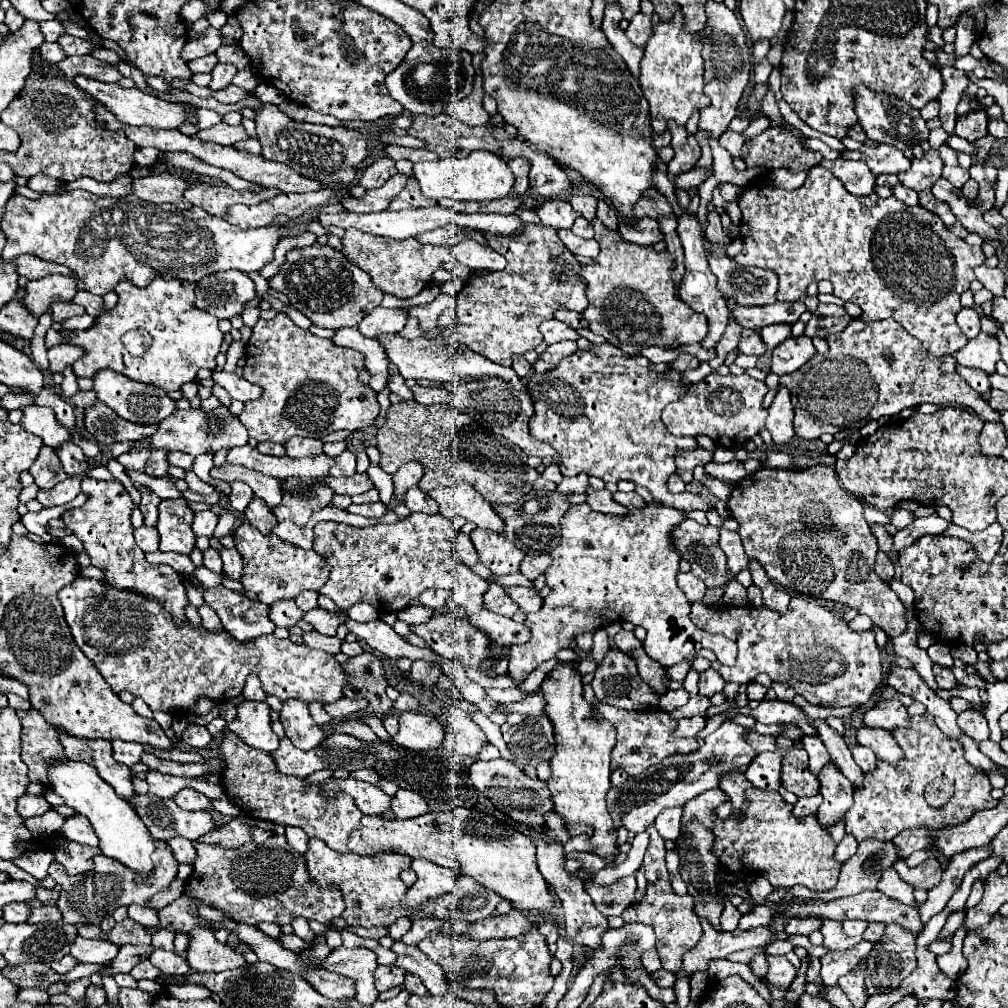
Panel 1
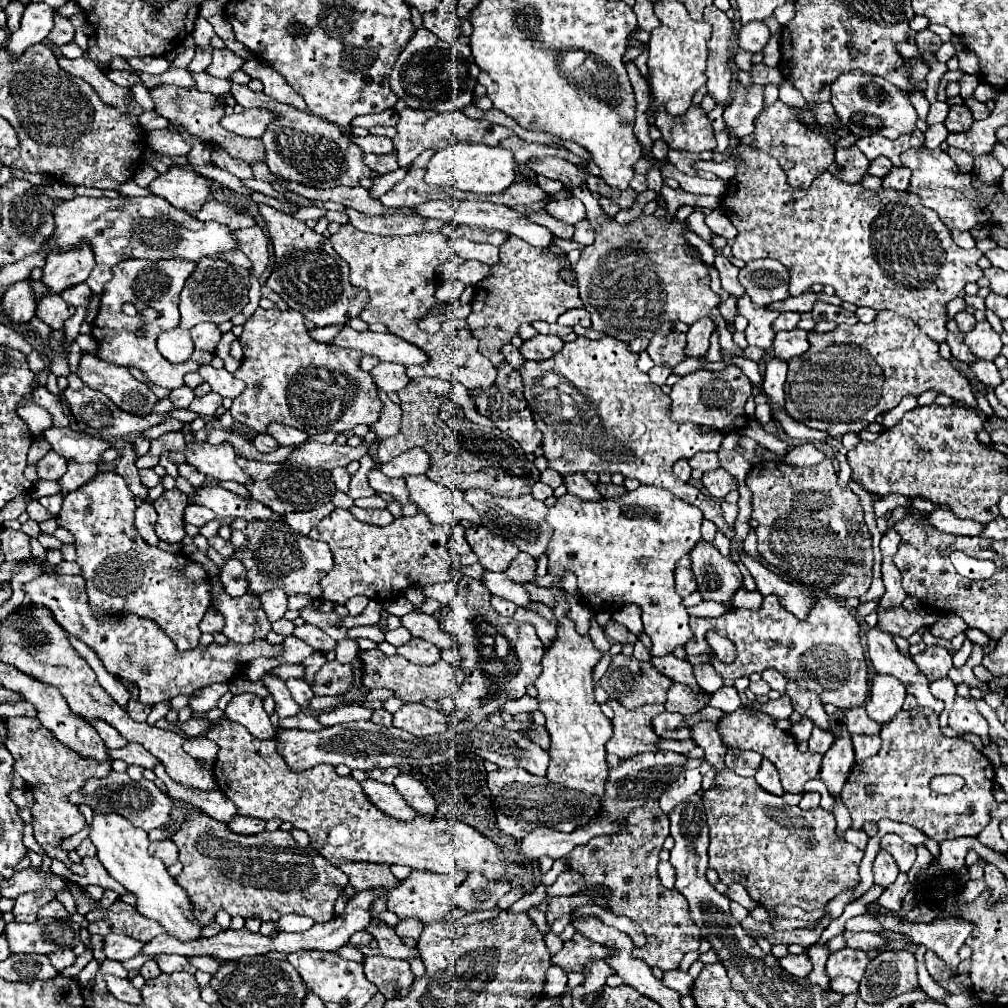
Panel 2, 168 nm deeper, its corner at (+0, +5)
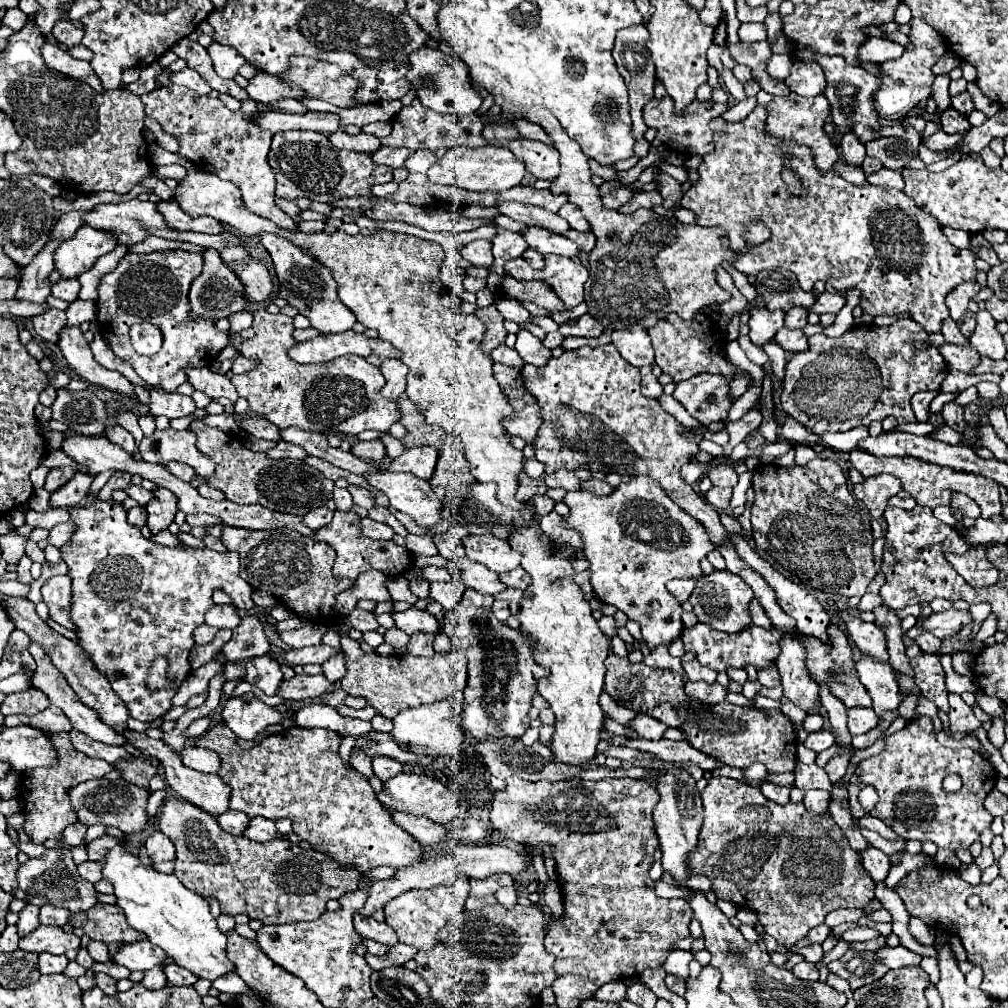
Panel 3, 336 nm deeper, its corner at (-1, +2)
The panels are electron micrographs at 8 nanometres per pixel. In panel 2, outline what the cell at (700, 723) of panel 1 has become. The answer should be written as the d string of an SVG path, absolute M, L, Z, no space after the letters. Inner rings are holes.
M661 713L653 719L653 729L661 739L689 739L691 727L681 713Z

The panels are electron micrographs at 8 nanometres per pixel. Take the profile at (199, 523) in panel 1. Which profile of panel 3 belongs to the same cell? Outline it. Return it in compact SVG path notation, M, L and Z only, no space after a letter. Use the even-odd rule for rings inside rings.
M188 514L186 522L190 526L202 526L202 528L210 528L210 526L222 526L222 520L210 516L210 514Z

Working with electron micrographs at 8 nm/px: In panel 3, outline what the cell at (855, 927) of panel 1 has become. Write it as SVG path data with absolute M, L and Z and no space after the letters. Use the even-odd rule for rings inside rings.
M860 926L850 928L850 930L846 930L842 934L842 940L846 940L846 942L864 942L864 940L874 940L874 938L878 938L876 930L872 930L872 928L860 928Z

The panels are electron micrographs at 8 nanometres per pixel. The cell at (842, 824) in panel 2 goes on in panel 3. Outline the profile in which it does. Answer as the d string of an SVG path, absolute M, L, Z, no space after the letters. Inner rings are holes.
M802 762L796 764L794 768L794 774L796 774L796 788L800 790L810 790L810 788L820 788L820 790L832 790L832 782L828 780L824 768L812 764L812 766L806 766Z

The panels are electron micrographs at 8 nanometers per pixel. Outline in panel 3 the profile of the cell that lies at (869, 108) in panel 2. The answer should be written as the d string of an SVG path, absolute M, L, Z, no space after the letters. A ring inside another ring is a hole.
M818 56L818 64L822 64L824 76L826 76L826 98L832 106L832 118L836 126L852 128L854 124L870 124L872 128L878 128L878 112L874 106L874 94L880 88L880 78L866 72L862 66L852 66L842 60L842 56Z

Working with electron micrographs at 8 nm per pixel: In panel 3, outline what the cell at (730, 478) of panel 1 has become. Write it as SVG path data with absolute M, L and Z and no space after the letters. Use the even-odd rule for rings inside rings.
M710 488L706 494L706 502L712 504L716 510L728 510L730 498L732 498L732 488Z

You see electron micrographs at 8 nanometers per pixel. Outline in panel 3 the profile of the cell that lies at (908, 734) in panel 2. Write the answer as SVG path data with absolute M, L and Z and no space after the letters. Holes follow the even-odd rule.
M922 716L910 720L902 730L888 736L886 746L878 756L870 756L856 766L848 782L848 794L854 818L870 814L886 822L888 828L904 840L932 840L938 848L958 850L970 848L970 844L978 840L980 832L990 826L992 814L984 810L982 802L994 786L996 770L988 758L970 748L952 750L940 746L932 720ZM948 774L958 774L962 778L962 792L944 792L942 780ZM864 786L874 786L878 792L878 802L872 812L866 812L858 802L858 794Z

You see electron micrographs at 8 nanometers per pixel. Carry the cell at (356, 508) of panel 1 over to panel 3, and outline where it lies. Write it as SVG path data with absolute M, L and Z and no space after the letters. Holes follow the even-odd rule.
M362 518L362 534L372 538L372 540L392 540L394 530L390 526L386 526L386 524L374 522L370 518Z

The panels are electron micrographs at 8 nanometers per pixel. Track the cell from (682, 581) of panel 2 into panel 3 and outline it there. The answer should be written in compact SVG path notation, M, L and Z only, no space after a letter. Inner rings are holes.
M680 578L680 580L670 580L670 582L668 582L668 592L670 592L678 602L686 602L688 596L692 594L692 590L694 590L694 580L684 580L684 578Z

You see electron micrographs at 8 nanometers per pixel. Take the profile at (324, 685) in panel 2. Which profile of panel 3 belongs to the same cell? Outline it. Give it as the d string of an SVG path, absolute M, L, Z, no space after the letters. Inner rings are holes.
M296 674L290 680L282 680L282 688L278 688L278 696L284 700L308 700L308 698L320 698L332 688L334 684L328 682L324 674L318 674L318 676Z

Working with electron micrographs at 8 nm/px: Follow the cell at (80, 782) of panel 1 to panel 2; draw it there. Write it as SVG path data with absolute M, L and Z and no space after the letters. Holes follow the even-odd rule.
M93 813L93 823L89 827L89 839L97 847L97 859L113 879L117 879L129 893L137 897L137 911L149 919L157 919L167 929L167 935L173 935L179 941L197 939L201 923L191 913L193 907L187 893L167 873L163 861L149 855L149 835L117 813Z

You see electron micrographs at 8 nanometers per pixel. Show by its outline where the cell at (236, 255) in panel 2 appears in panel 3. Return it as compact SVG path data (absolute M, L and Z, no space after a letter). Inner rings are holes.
M150 236L144 241L132 246L128 252L145 254L154 251L166 251L182 249L189 252L198 252L203 255L205 248L201 246L190 244L188 242L180 242L173 240L166 240L155 236Z

